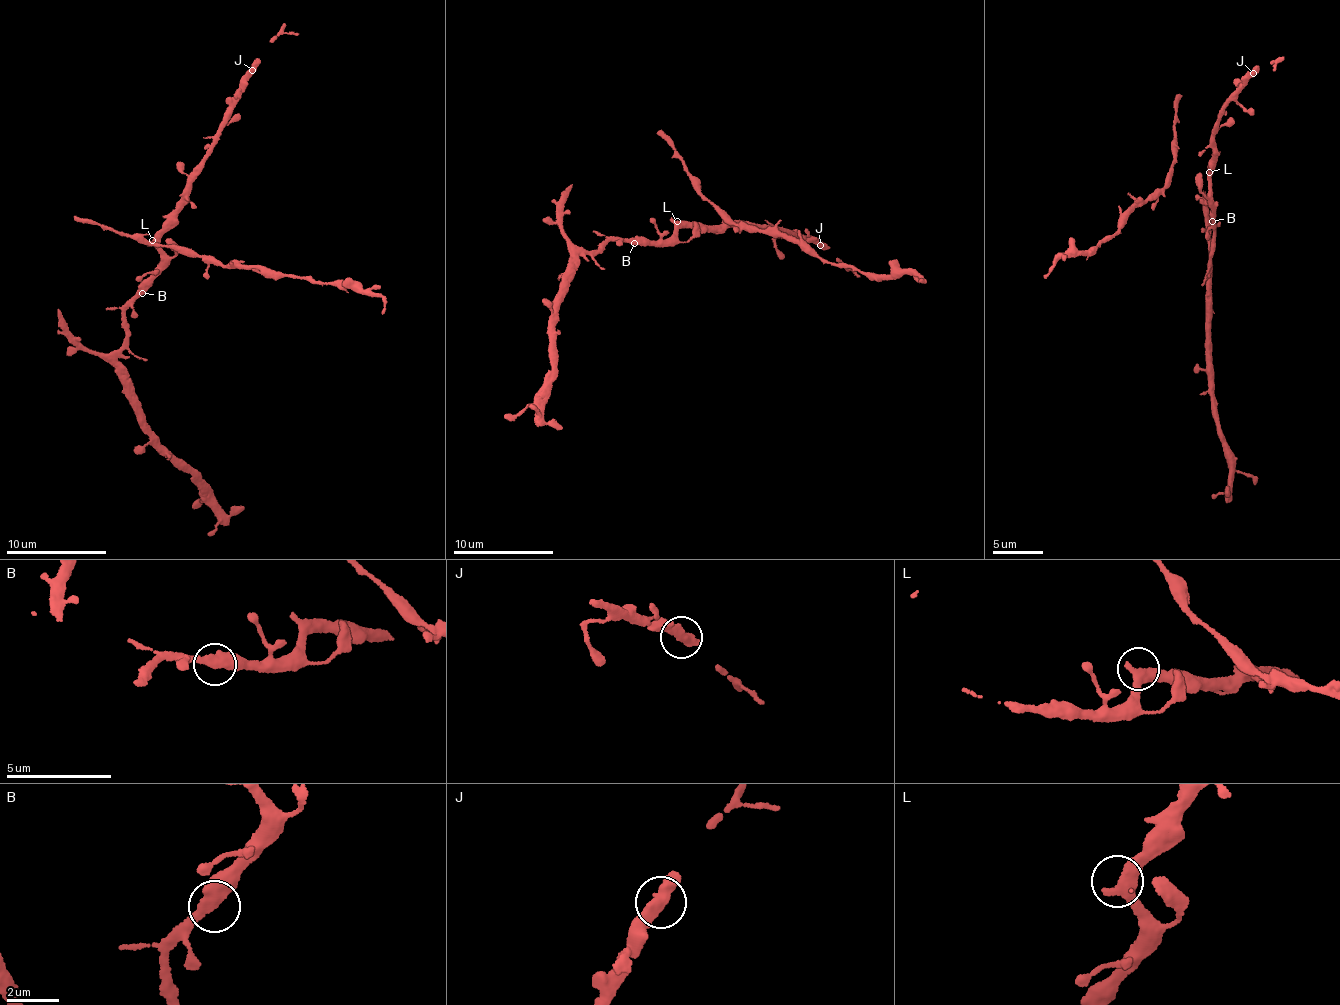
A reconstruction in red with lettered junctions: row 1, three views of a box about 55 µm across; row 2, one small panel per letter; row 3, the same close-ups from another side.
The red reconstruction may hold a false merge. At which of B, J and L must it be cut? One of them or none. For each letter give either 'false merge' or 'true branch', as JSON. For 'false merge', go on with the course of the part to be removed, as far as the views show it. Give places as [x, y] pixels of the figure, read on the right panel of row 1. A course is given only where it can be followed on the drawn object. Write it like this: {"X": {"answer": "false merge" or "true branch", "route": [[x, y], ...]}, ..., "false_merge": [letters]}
{"B": {"answer": "true branch"}, "J": {"answer": "true branch"}, "L": {"answer": "true branch"}, "false_merge": []}

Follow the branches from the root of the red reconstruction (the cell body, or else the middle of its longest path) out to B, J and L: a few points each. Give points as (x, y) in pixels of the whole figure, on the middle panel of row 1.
B: (653, 242), (641, 246), (634, 243)
J: (653, 242), (671, 237), (686, 223), (716, 226), (739, 220), (783, 226), (819, 244)
L: (653, 242), (671, 237), (679, 231), (677, 221)

